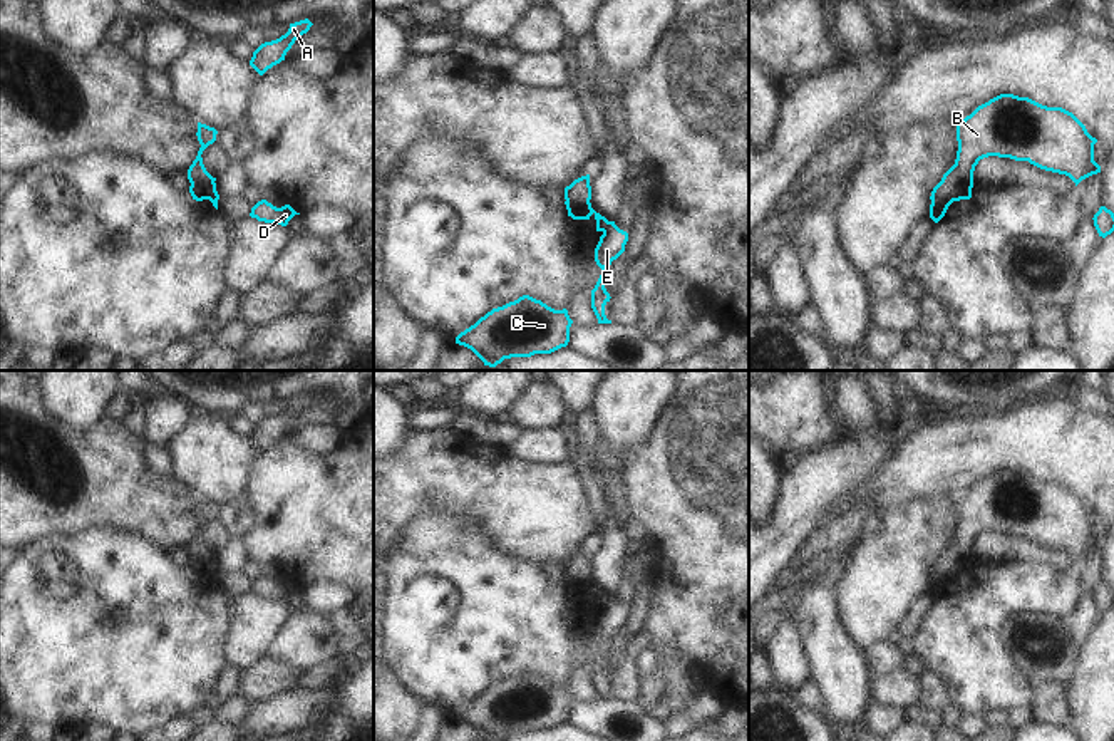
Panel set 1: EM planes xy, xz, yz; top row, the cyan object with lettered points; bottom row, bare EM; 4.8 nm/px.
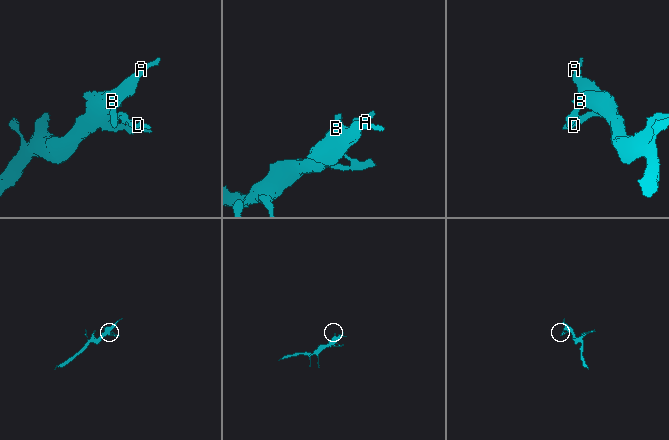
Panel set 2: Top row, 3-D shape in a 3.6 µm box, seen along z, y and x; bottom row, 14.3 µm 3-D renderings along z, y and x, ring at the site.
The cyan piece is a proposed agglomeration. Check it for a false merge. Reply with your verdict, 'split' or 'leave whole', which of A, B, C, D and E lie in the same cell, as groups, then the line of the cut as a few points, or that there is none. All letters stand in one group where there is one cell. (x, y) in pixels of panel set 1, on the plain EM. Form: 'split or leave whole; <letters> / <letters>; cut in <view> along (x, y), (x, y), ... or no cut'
split; A B C / D E; cut in yz along (972, 552), (959, 560), (950, 575), (942, 580), (932, 579)

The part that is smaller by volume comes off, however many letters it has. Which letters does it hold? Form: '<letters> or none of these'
D, E

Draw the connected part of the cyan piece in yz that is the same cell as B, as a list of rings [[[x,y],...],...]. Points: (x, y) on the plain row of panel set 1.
[[[1000,469],[957,498],[958,526],[955,540],[931,567],[931,578],[943,582],[958,560],[973,553],[975,542],[988,531],[1029,536],[1069,552],[1075,562],[1101,548],[1086,501],[1062,483],[1047,483],[1029,473]]]

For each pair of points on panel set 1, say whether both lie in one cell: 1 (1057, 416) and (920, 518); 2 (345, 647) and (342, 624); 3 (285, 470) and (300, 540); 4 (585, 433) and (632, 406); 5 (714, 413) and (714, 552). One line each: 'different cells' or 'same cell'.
1: different cells
2: same cell
3: same cell
4: different cells
5: same cell

